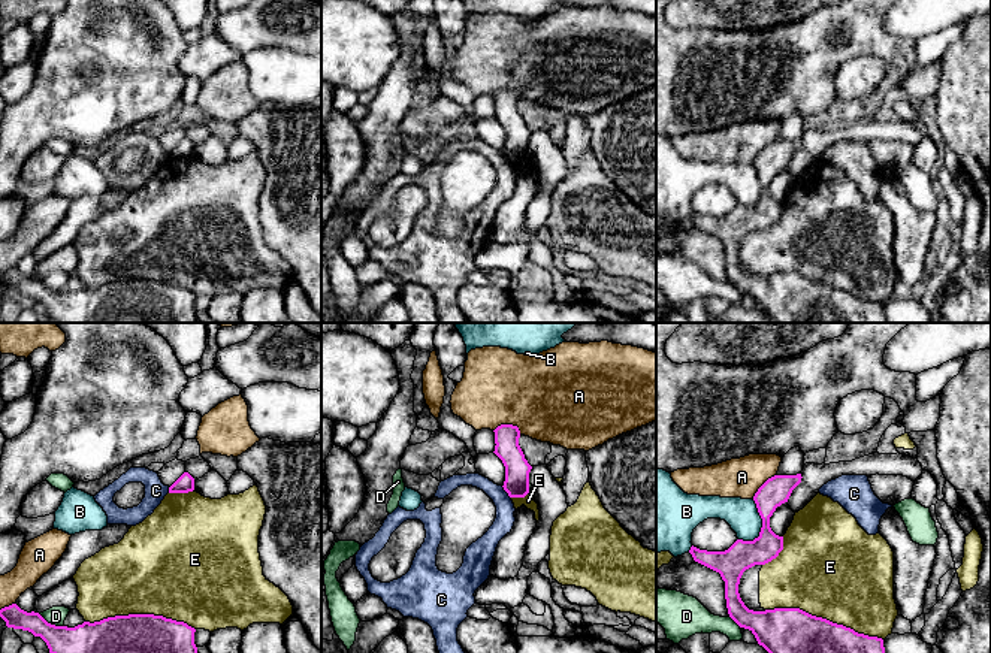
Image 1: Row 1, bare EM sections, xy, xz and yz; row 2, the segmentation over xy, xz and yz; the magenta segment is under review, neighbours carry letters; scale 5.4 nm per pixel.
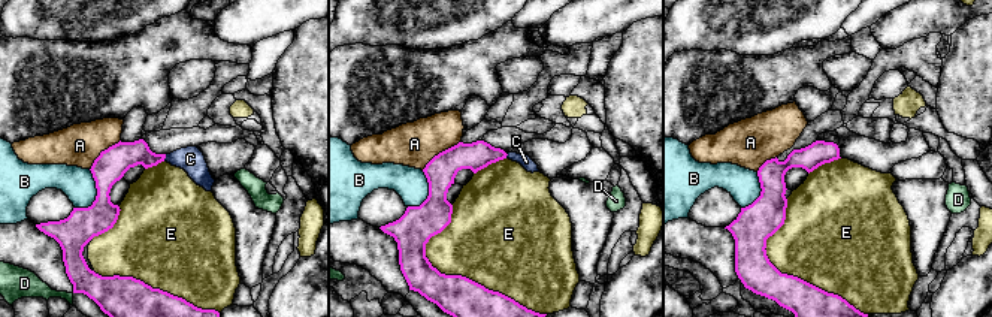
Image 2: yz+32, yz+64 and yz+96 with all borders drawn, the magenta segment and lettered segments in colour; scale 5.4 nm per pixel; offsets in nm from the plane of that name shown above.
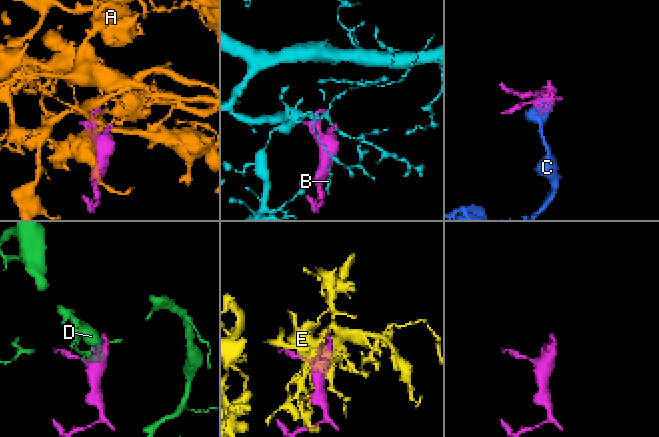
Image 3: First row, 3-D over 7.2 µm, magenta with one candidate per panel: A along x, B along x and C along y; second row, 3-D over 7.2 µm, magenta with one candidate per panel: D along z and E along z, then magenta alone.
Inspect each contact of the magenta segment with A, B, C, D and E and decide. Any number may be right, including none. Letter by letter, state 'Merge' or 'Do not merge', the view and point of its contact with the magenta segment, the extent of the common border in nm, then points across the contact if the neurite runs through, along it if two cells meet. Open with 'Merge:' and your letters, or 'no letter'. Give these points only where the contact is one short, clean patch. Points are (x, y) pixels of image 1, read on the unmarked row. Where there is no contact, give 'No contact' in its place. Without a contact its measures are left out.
Merge: no letter
A: Do not merge. Touches magenta at xz (508, 90). Shared border 150 nm
B: Do not merge. Touches magenta at yz (763, 190). Shared border 240 nm
C: Do not merge. Touches magenta at xz (505, 156). Shared border 90 nm. Boundary: xz (501, 151), (510, 163)
D: Do not merge. Touches magenta at xy (50, 289). Shared border 140 nm
E: Do not merge. Touches magenta at yz (824, 284). Shared border 650 nm

